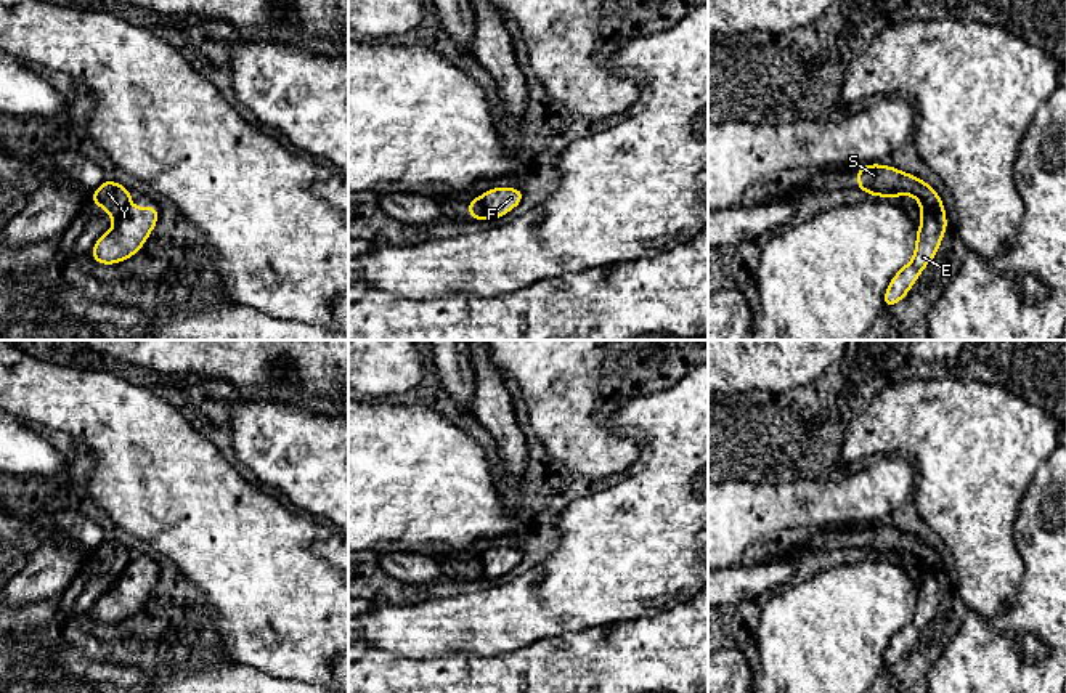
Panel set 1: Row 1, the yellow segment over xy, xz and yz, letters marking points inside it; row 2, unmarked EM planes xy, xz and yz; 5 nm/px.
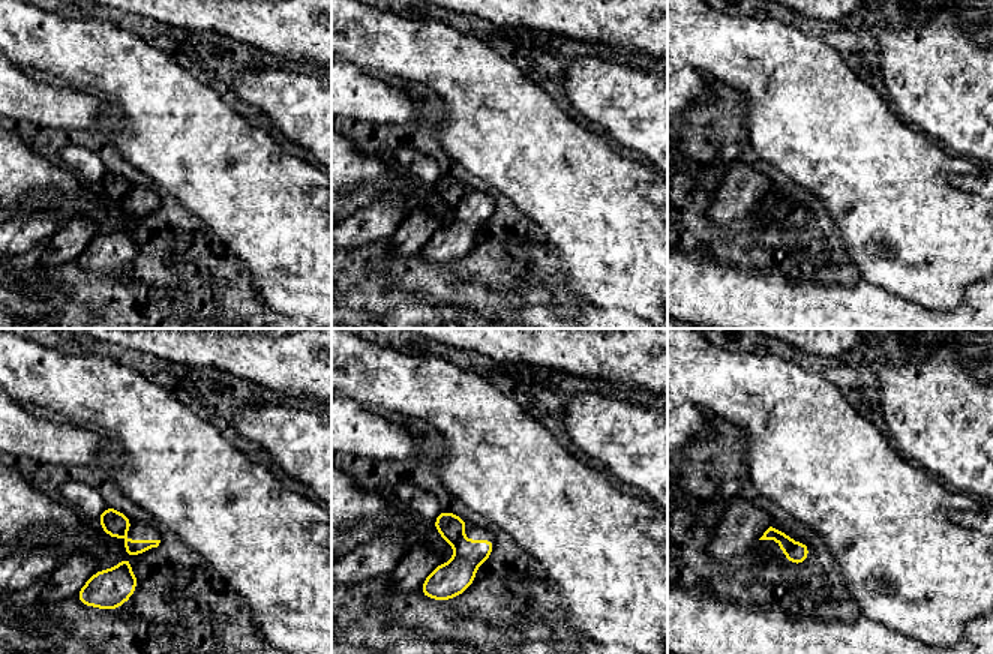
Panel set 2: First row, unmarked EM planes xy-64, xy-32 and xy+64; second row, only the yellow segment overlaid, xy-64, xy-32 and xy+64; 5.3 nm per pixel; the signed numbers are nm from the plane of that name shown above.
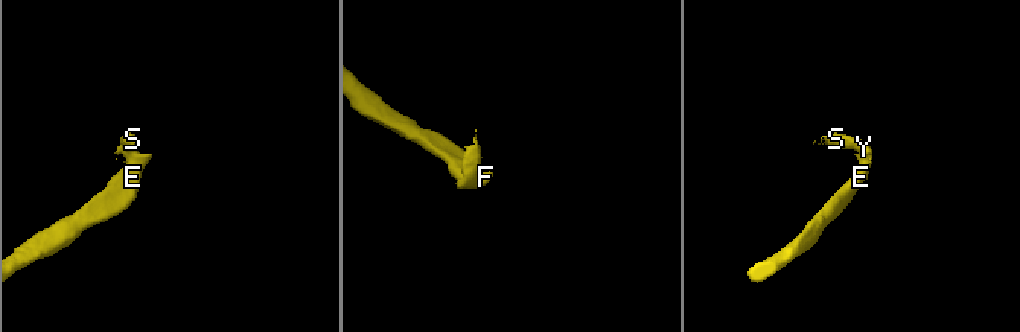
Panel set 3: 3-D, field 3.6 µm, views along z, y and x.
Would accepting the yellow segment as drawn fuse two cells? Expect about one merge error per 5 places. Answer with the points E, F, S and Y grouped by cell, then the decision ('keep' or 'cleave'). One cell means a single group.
groups E F / S Y; cleave

